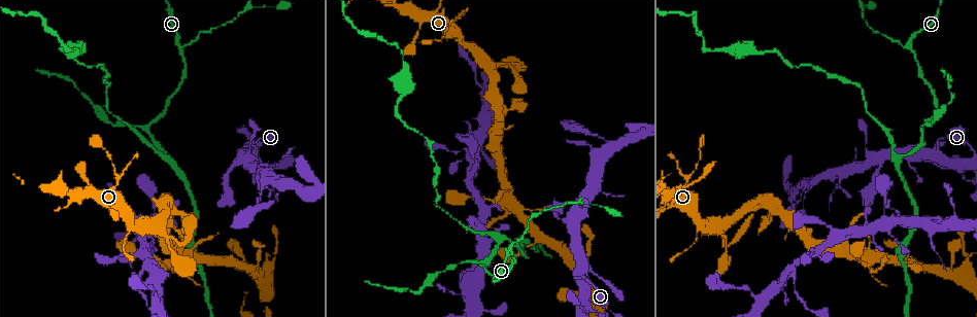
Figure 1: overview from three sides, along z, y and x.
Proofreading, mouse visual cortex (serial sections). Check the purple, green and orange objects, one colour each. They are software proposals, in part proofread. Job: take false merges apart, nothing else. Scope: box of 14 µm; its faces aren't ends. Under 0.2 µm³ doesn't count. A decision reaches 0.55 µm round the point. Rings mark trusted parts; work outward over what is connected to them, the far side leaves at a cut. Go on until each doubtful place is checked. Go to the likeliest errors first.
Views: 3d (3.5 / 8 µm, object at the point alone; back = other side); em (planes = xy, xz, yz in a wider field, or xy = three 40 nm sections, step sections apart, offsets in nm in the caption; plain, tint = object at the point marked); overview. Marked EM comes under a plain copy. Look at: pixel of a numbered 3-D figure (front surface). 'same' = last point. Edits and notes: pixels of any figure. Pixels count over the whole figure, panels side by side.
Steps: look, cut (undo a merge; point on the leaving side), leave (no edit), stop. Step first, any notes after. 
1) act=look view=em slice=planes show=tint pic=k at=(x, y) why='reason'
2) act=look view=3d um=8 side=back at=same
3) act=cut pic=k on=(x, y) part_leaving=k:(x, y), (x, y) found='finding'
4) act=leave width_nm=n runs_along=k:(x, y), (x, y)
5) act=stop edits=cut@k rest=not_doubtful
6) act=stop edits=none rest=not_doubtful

act=look view=3d um=3.5 pic=1 at=(727, 246) why='thin neck'

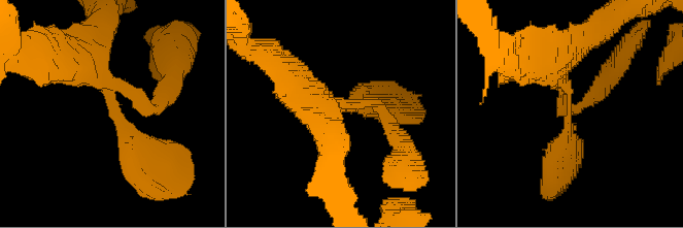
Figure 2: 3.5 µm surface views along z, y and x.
act=leave runs_along=2:(68, 60), (109, 82), (115, 120), (157, 171) found='all the same cell'

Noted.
act=look view=3d um=8 pic=1 at=(509, 247) why='arms part here'

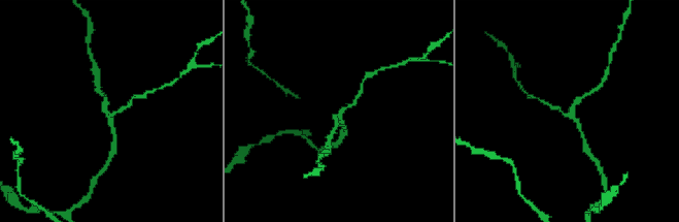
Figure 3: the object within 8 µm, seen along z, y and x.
act=look view=3d um=3.5 pic=3 at=(108, 112)

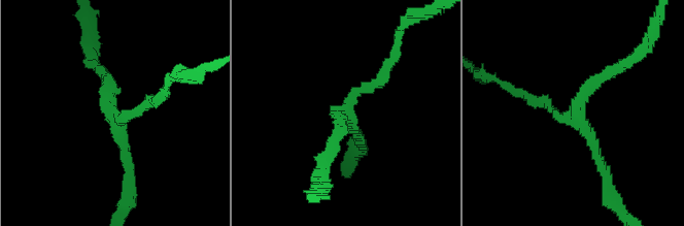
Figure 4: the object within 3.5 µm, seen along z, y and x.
act=look view=em slice=xy step=5 show=tint pic=4 at=(341, 111)

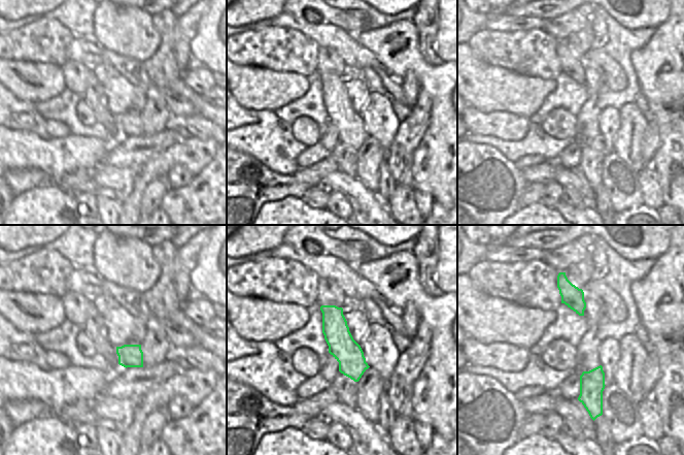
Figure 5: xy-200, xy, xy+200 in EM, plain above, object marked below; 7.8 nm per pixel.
act=leave runs_along=4:(94, 64), (110, 84), (129, 169) found='continuous, no second cell'

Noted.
act=look view=3d um=8 pic=1 at=(148, 127) why='branch point'

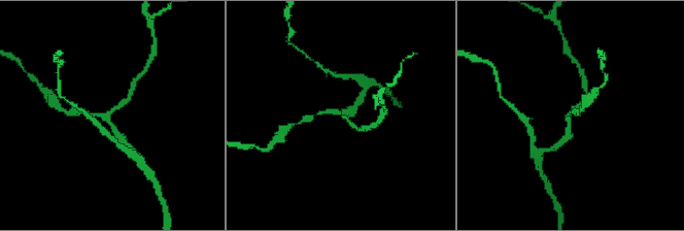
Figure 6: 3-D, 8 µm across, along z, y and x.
act=look view=3d um=3.5 pic=6 at=(106, 112)

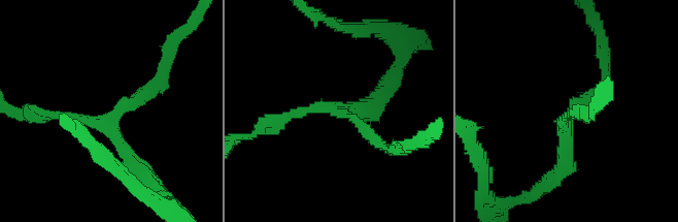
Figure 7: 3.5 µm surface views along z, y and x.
act=look view=em slice=planes show=tint pic=7 at=(568, 121)

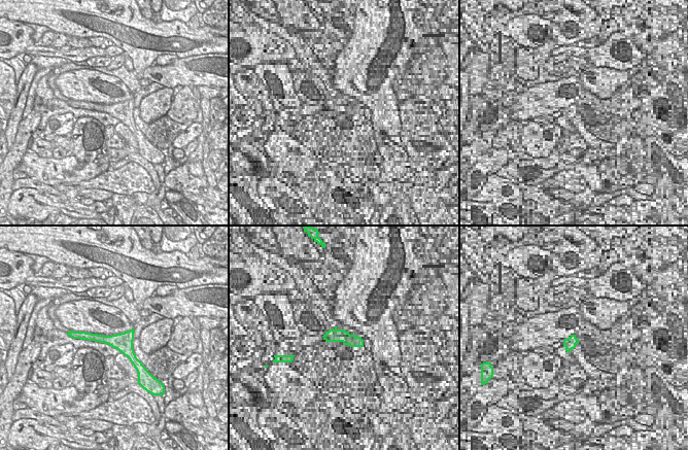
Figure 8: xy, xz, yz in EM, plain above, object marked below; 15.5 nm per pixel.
act=leave arm_widths_nm=150,200,200 runs_along=8:(81, 334), (116, 341), (137, 362) found='all the same cell'

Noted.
act=look view=3d um=3.5 pic=1 at=(499, 238)

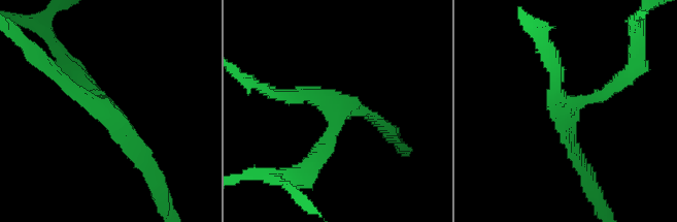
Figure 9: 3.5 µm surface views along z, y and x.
act=look view=em slice=xy step=1 show=tint pic=9 at=(104, 102) arms=3 arm_widths_nm=150,200,250 why='need the tissue'

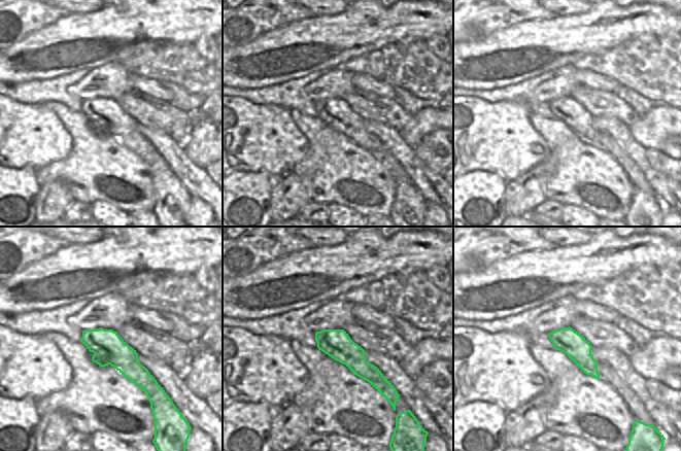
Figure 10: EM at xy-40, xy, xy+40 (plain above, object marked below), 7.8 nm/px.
act=leave runs_along=10:(84, 334), (149, 394) found='all the same cell'

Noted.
act=look view=3d um=3.5 pic=1 at=(705, 51) why='sharp bend'

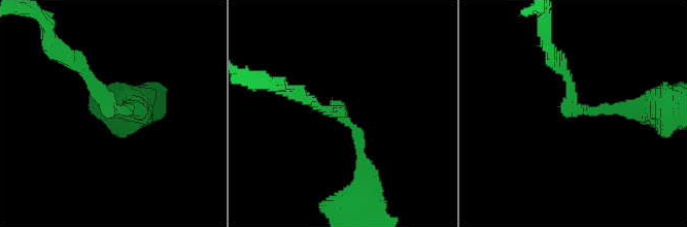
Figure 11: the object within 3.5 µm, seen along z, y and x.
act=look view=em slice=xy step=2 show=tint pic=11 at=(115, 111) arm_widths_nm=150,250

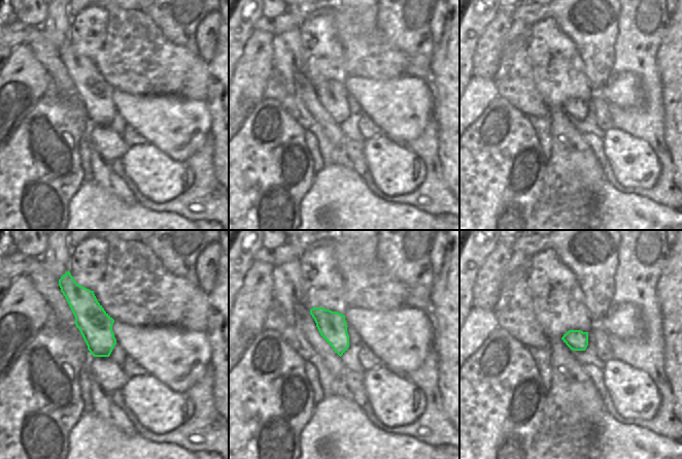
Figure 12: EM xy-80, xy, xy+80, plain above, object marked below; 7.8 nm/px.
act=leave runs_along=11:(365, 183), (355, 127), (305, 96) found='all the same cell'

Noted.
act=stop edits=none rest=not_doubtful

